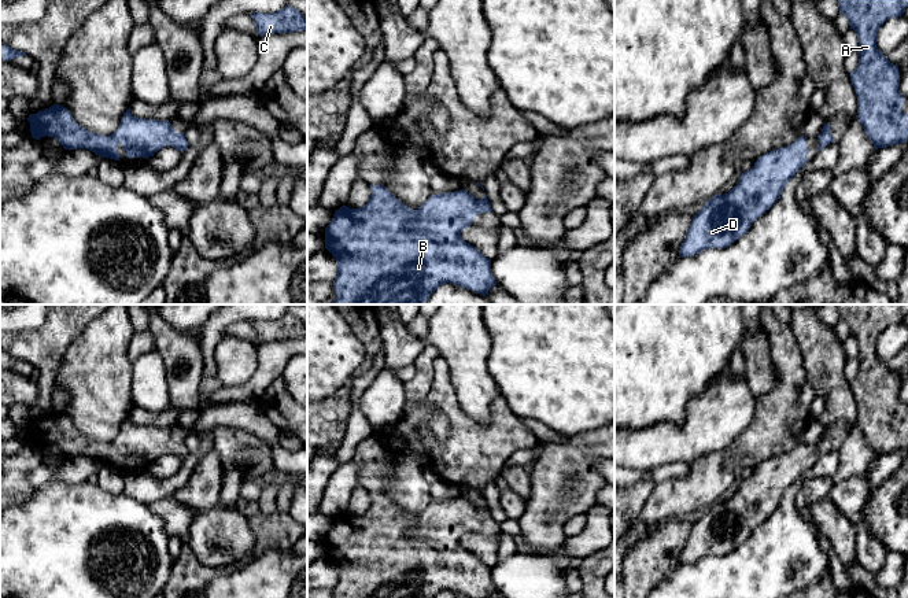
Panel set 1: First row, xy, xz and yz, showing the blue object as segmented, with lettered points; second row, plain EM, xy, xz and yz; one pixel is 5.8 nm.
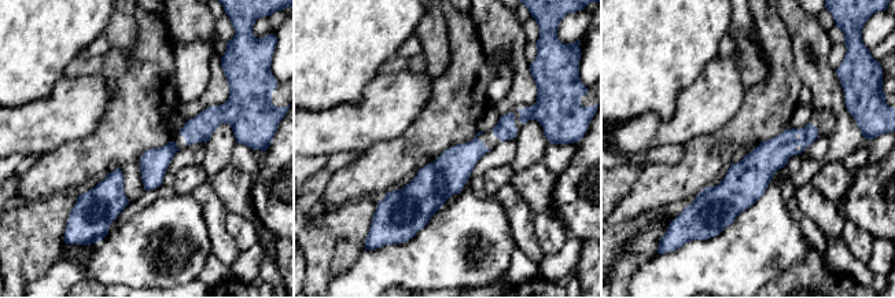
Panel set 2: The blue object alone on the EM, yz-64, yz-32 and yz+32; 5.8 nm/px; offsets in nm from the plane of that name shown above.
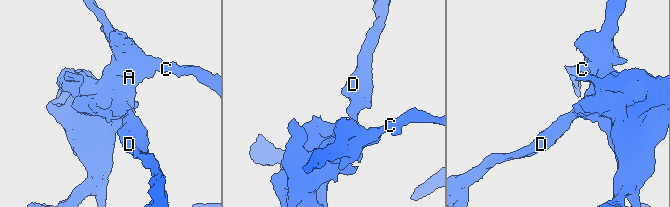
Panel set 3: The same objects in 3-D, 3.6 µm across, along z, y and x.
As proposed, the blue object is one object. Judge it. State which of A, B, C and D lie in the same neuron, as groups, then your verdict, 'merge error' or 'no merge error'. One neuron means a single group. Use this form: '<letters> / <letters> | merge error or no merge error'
A B C D | no merge error

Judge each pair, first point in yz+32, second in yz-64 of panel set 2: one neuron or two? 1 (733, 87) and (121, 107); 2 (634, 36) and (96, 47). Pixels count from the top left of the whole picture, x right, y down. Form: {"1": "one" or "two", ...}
{"1": "two", "2": "two"}

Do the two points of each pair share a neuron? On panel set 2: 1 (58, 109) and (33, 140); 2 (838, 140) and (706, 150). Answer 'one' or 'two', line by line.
1: one
2: two

